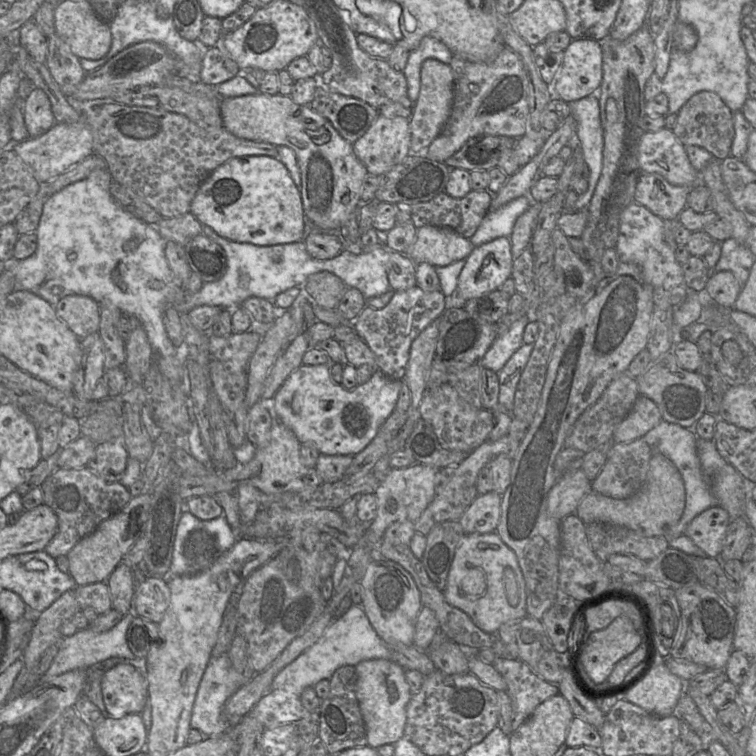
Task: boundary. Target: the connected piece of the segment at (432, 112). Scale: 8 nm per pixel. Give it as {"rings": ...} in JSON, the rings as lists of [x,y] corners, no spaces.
{"rings":[[[434,58],[425,60],[421,68],[421,87],[417,101],[410,117],[410,151],[421,154],[438,136],[447,122],[453,105],[454,75],[449,64]]]}

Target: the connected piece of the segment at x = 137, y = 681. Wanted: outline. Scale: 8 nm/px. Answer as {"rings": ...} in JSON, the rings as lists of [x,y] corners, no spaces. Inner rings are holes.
{"rings":[[[118,664],[105,672],[101,681],[105,707],[111,717],[141,713],[148,697],[148,684],[132,665]]]}

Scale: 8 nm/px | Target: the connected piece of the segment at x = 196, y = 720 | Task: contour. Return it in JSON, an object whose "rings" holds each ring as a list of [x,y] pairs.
{"rings":[[[228,653],[212,656],[203,673],[194,700],[190,719],[191,728],[199,730],[204,738],[213,738],[225,732],[232,724],[223,716],[227,700],[244,685],[242,678],[233,668]]]}

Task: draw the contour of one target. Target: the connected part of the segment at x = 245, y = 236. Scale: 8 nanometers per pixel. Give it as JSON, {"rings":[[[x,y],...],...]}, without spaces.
{"rings":[[[267,155],[235,157],[219,166],[199,187],[190,213],[222,237],[258,246],[302,241],[307,234],[300,190],[285,165]]]}

